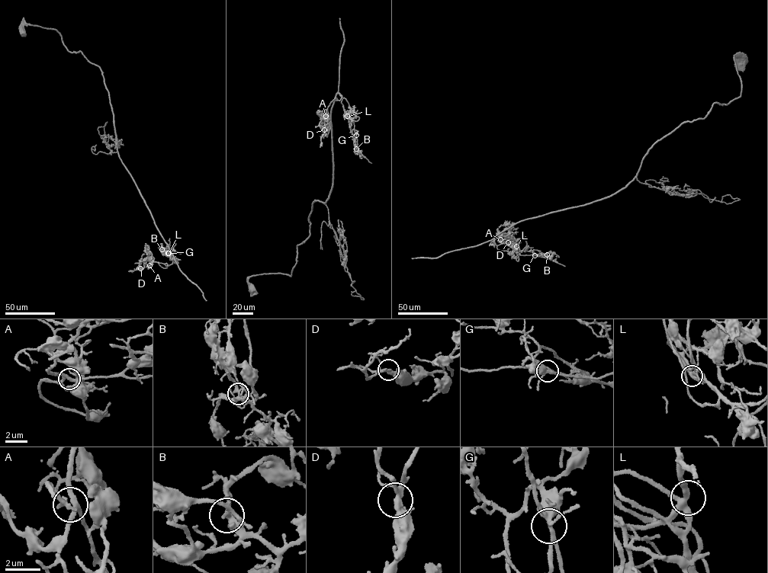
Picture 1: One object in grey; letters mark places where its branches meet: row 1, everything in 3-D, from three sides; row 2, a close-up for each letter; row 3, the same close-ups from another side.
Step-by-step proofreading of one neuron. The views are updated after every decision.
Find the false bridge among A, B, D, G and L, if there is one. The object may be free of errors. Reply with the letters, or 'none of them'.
none of them

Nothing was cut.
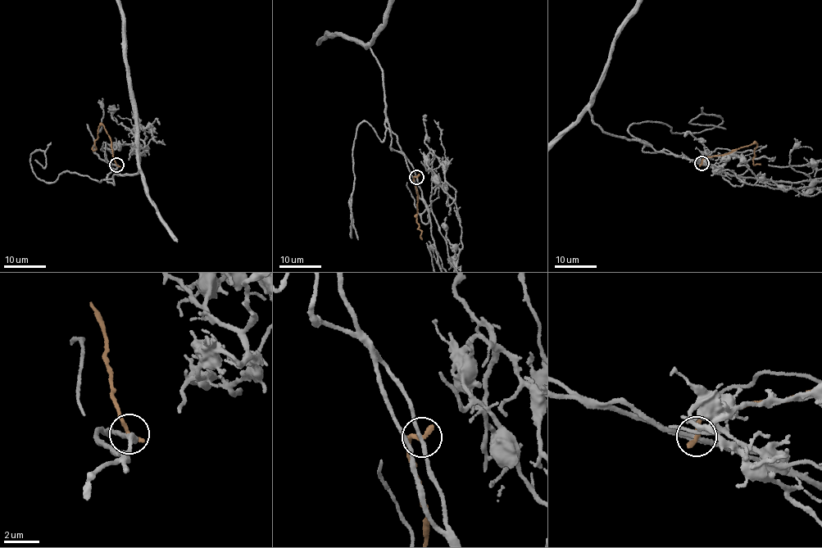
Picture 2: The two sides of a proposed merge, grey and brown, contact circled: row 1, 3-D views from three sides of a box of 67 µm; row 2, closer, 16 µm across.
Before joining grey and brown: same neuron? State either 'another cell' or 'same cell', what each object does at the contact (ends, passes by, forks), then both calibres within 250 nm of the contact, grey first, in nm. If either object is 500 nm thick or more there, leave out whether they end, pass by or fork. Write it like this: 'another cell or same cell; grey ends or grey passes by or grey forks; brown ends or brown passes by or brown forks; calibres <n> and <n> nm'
same cell; grey passes by; brown ends; calibres 200 and 300 nm

